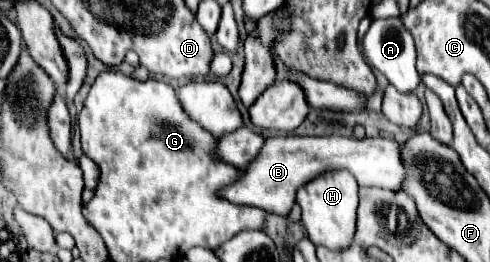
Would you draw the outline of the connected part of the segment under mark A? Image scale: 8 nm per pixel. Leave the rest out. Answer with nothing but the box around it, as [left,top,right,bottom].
[364,18,420,94]

